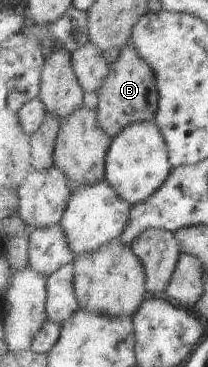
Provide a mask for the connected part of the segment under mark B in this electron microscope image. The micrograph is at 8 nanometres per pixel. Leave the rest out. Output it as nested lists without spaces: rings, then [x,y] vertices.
[[[133,42],[121,50],[118,60],[111,65],[111,72],[104,87],[98,92],[98,121],[106,133],[116,138],[134,123],[155,121],[161,108],[161,90],[158,89],[158,73],[150,61],[146,61]]]

